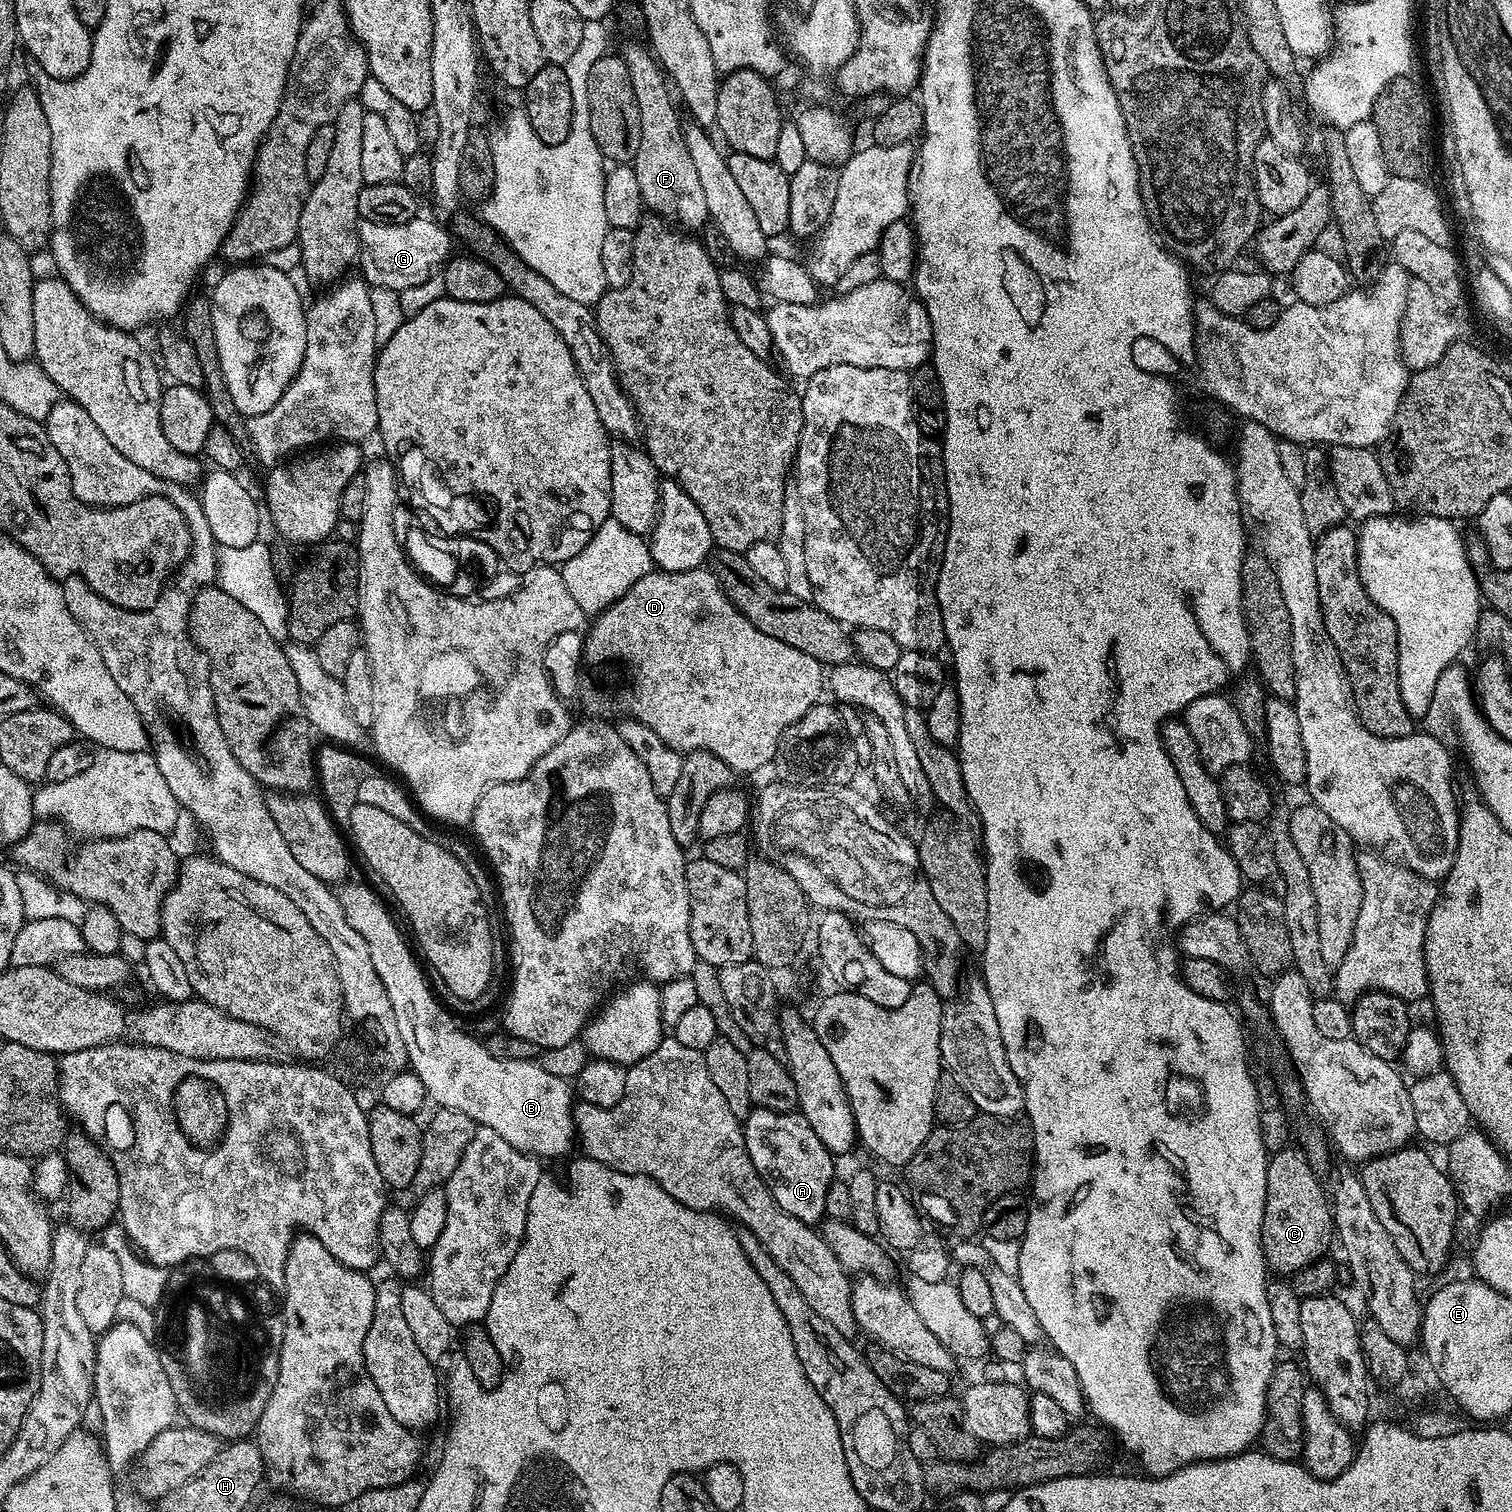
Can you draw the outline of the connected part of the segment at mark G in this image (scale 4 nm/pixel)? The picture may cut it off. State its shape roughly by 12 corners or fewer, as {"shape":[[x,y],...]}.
{"shape":[[424,214],[363,222],[358,268],[372,288],[405,292],[453,251]]}

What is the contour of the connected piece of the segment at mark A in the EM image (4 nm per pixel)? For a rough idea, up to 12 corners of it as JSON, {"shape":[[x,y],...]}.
{"shape":[[753,1107],[750,1162],[786,1214],[825,1215],[834,1157],[799,1111]]}

